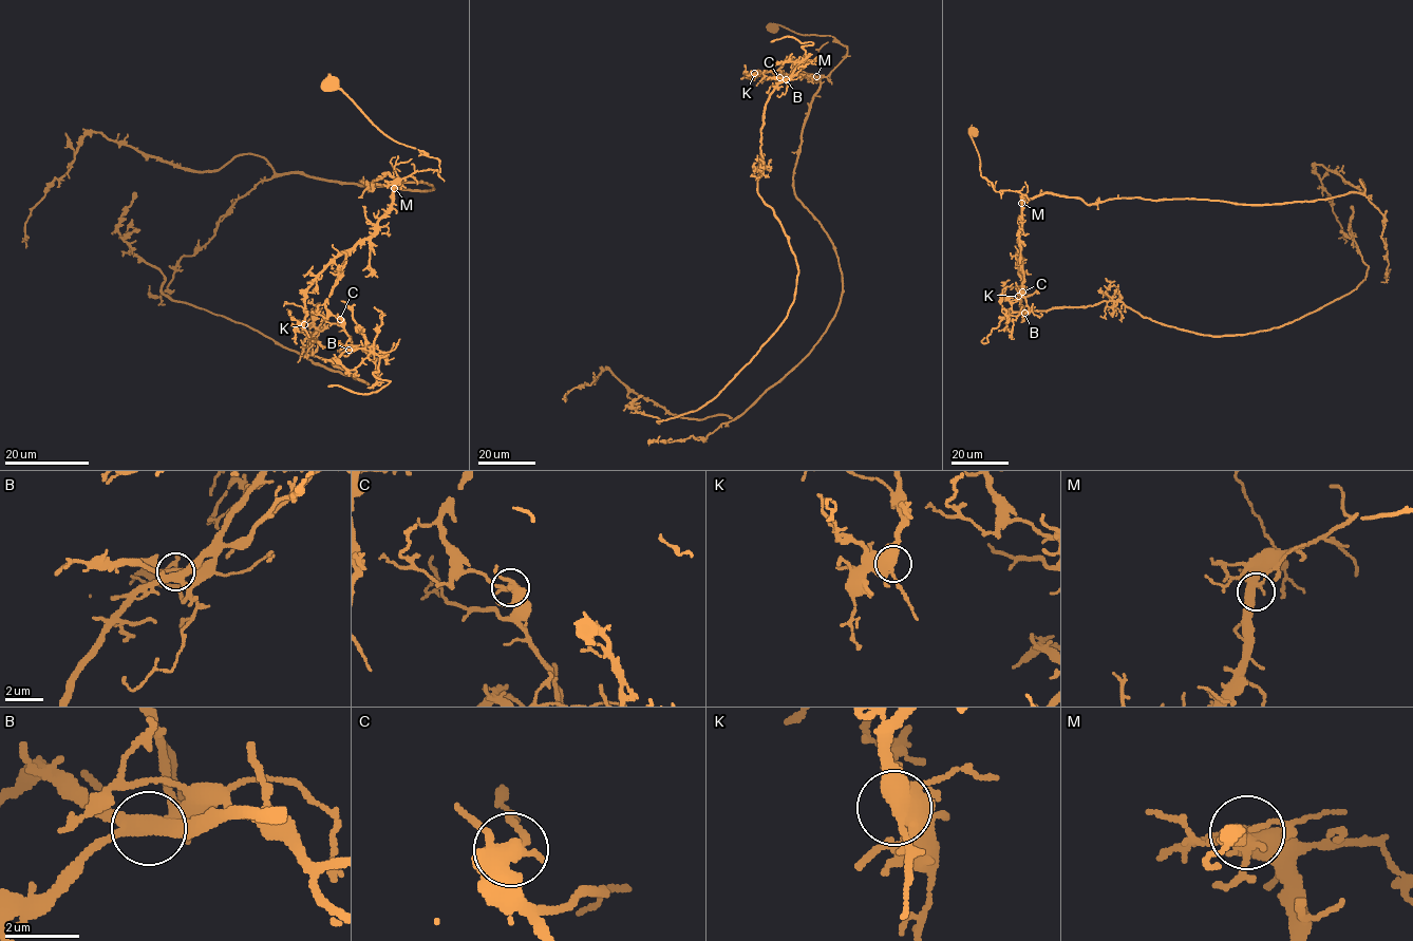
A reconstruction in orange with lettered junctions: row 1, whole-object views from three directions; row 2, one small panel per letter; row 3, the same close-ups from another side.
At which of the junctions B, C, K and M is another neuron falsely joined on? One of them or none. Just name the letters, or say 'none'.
C

